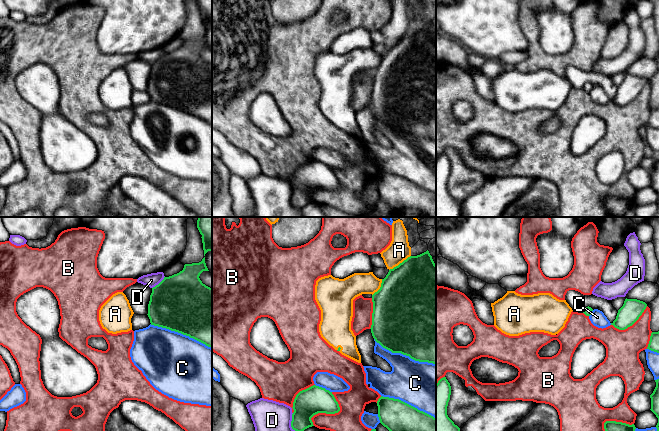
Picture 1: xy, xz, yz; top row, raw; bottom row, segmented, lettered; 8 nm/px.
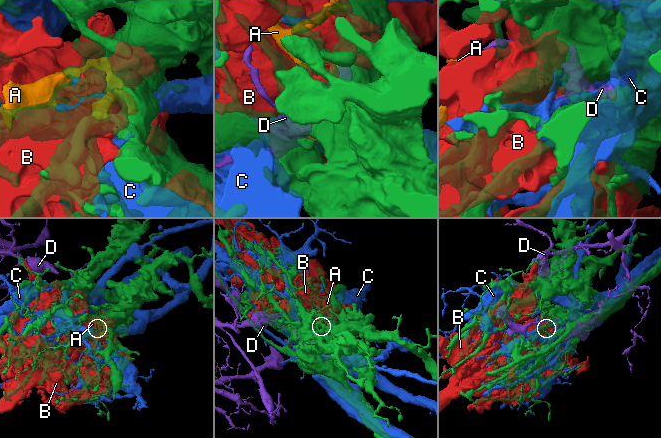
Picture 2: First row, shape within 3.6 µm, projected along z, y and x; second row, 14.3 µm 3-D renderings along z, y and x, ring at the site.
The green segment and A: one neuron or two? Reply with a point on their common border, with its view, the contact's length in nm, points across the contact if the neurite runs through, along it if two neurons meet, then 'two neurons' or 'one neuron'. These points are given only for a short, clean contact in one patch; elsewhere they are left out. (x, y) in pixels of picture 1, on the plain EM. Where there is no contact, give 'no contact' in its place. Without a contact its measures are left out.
xz (400, 39) | 220 nm | one neuron

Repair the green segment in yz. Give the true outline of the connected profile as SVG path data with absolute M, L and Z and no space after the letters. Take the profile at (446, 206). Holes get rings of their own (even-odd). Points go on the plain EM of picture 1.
M446 153L436 160L436 217L460 217L460 204L447 191L451 162Z

